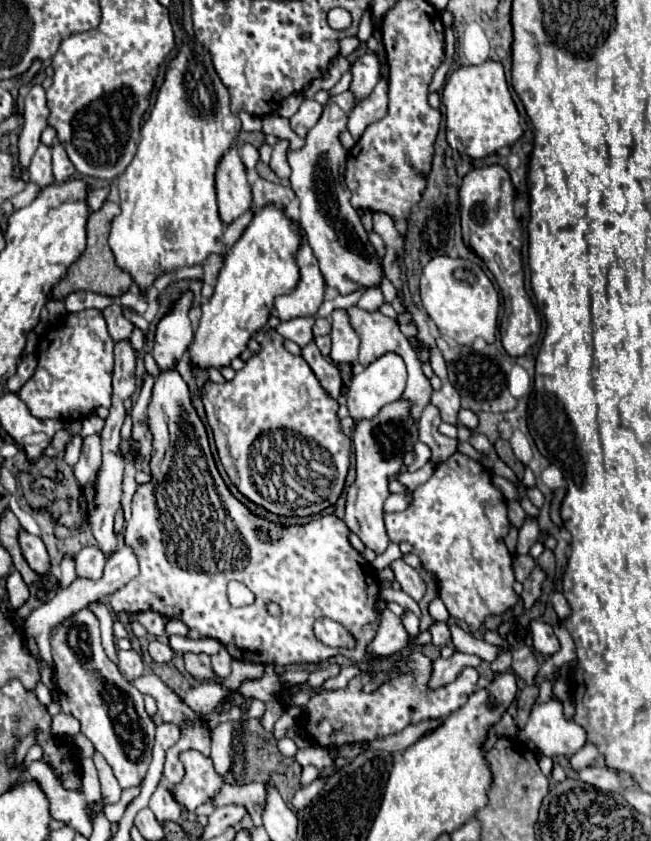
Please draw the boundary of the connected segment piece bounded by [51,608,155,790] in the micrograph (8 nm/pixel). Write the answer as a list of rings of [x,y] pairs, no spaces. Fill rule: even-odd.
[[[83,608],[57,626],[51,636],[51,652],[63,712],[81,722],[81,732],[93,742],[95,750],[105,756],[123,790],[139,786],[151,764],[155,724],[145,712],[141,692],[129,684],[107,658],[101,646],[97,616],[89,608]]]

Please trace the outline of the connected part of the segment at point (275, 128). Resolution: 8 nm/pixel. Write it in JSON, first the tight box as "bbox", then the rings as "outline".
{"bbox":[263,114,299,150],"outline":[[[269,114],[269,116],[263,118],[263,134],[287,138],[291,142],[291,150],[299,150],[299,138],[291,134],[289,120],[279,116],[279,114]]]}

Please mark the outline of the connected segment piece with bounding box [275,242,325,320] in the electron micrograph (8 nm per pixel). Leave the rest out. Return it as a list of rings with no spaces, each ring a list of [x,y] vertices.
[[[303,242],[301,250],[297,252],[297,266],[301,270],[301,284],[291,294],[277,296],[275,300],[281,320],[315,316],[323,302],[325,280],[307,242]]]

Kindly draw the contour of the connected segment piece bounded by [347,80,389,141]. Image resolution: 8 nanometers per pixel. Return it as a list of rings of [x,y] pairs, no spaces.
[[[381,80],[375,86],[375,90],[371,92],[371,96],[361,100],[357,104],[357,108],[349,114],[347,130],[351,132],[353,140],[358,141],[369,124],[373,124],[373,122],[377,122],[385,116],[385,112],[387,112],[387,94],[389,94],[387,80]]]

